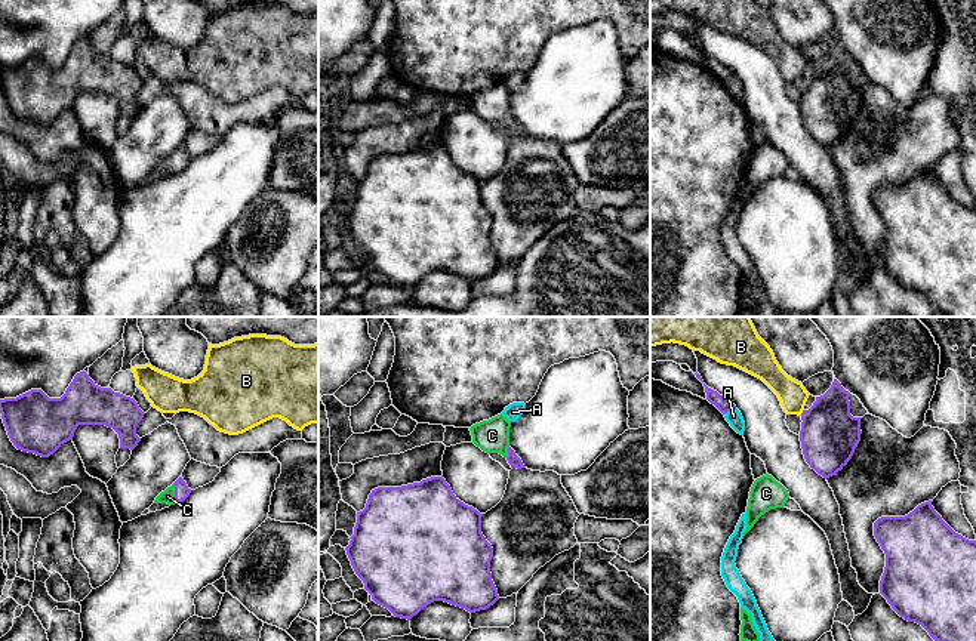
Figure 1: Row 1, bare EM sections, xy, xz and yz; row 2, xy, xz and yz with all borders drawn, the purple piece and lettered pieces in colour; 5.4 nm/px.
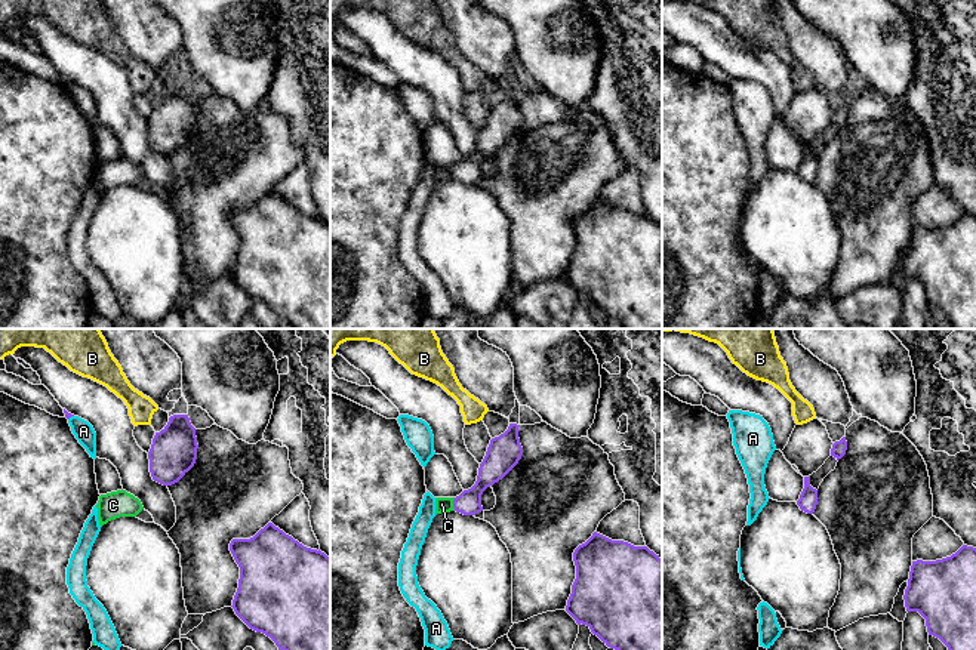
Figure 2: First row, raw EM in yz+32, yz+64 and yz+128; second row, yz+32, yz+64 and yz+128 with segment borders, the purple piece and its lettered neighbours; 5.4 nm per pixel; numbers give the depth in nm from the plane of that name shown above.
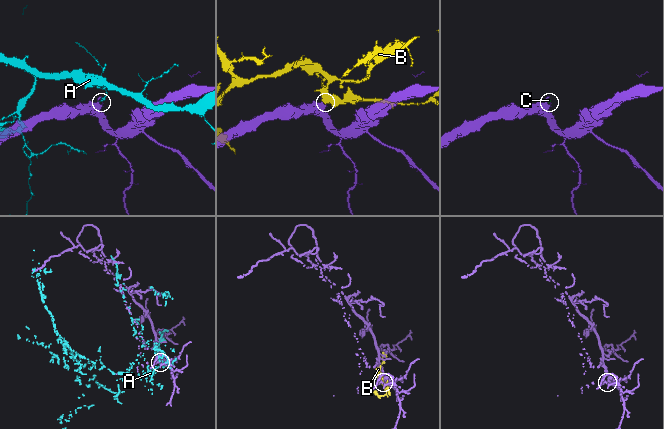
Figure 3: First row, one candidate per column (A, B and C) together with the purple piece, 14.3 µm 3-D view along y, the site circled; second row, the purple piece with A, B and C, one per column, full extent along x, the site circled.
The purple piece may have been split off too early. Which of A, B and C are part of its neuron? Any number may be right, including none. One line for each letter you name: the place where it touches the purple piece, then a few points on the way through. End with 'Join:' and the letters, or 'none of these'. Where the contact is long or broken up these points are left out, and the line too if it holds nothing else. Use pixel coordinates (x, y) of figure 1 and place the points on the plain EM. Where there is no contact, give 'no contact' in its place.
C: meets purple in xy at (175, 162); runs through xy (181, 157), (175, 162), (168, 165)
Join: C

